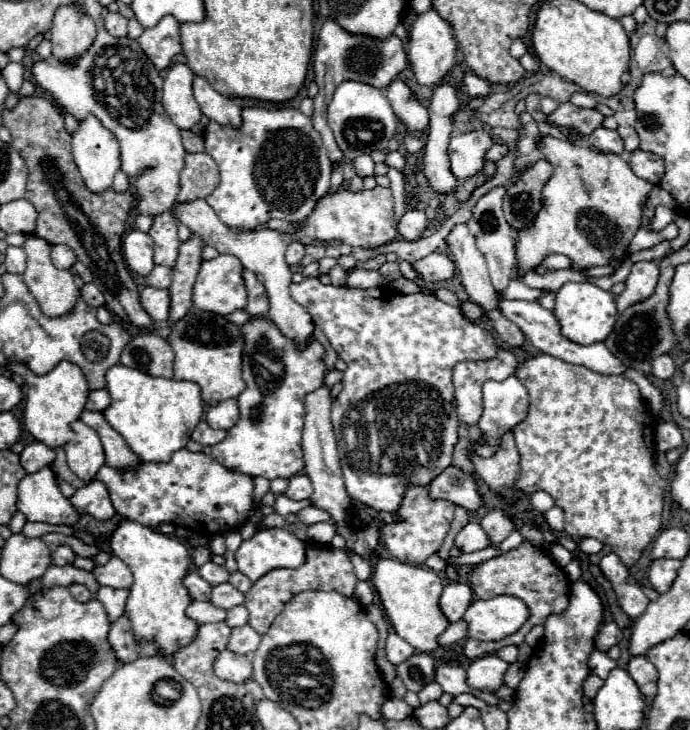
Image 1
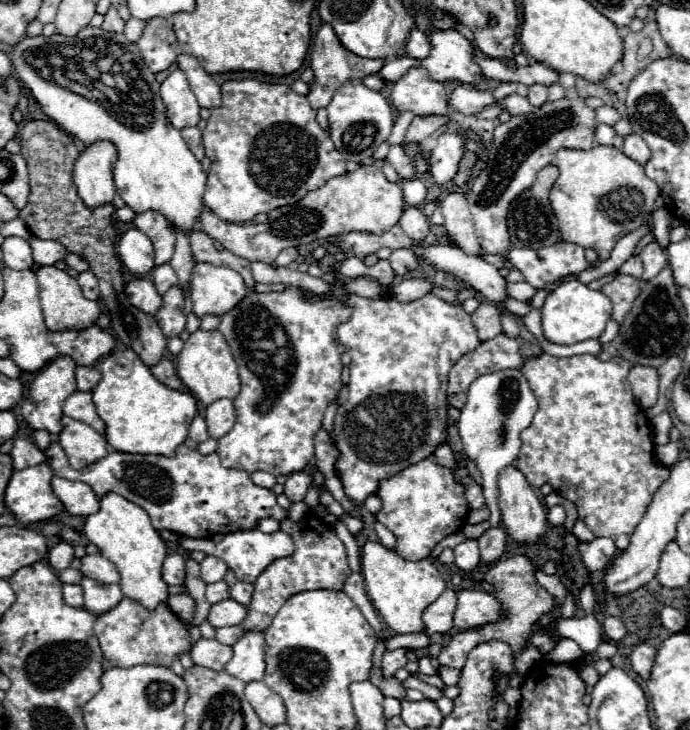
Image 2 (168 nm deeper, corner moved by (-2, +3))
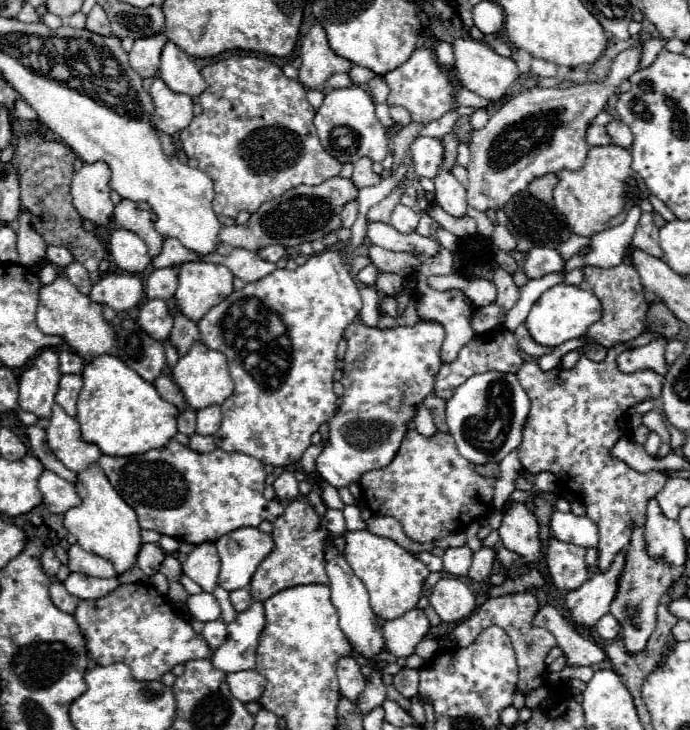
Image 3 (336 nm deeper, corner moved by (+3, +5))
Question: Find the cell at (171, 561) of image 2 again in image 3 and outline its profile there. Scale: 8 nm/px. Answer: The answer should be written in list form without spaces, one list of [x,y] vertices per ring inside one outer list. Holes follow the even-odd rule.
[[[142,544],[140,552],[138,552],[138,560],[136,560],[136,566],[146,572],[148,576],[160,572],[162,568],[162,562],[164,562],[164,552],[158,544]]]

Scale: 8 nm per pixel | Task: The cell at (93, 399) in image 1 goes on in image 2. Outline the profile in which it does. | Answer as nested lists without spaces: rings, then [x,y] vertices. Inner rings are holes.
[[[77,366],[75,368],[75,378],[77,378],[77,388],[83,392],[91,392],[95,384],[101,380],[101,374],[95,366]]]

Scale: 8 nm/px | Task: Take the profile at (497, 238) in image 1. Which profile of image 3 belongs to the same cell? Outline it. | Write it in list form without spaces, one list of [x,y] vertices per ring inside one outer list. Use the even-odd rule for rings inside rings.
[[[632,48],[632,52],[622,52],[616,56],[612,64],[612,72],[604,84],[578,84],[570,88],[530,88],[516,94],[512,100],[508,100],[498,112],[494,112],[488,120],[488,124],[482,130],[474,130],[470,138],[470,164],[468,164],[468,204],[480,212],[498,212],[506,206],[506,202],[520,190],[524,190],[534,178],[540,178],[548,172],[560,172],[560,170],[576,170],[582,166],[584,156],[588,152],[586,142],[586,130],[590,122],[600,114],[600,110],[606,106],[608,98],[614,94],[614,90],[620,86],[622,80],[630,78],[638,70],[638,58],[640,48]]]

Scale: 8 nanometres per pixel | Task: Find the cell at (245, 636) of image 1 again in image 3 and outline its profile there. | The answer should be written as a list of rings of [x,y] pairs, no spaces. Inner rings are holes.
[[[214,620],[214,622],[204,624],[202,636],[206,638],[206,642],[208,642],[212,648],[218,648],[218,646],[226,640],[226,636],[228,636],[228,632],[226,632],[226,622],[224,622],[224,620]]]

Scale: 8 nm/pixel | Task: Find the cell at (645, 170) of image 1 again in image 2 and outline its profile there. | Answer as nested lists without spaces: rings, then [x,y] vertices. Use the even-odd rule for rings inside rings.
[[[629,134],[625,136],[625,144],[623,144],[623,154],[627,154],[631,160],[645,164],[649,160],[649,146],[645,146],[643,138],[637,138],[637,134]]]

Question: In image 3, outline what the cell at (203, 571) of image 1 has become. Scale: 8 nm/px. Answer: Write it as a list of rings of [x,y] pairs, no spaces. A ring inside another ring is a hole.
[[[204,542],[194,546],[182,568],[184,574],[190,576],[196,584],[200,584],[204,592],[212,592],[214,586],[218,584],[218,574],[220,574],[220,556],[216,552],[214,542]]]

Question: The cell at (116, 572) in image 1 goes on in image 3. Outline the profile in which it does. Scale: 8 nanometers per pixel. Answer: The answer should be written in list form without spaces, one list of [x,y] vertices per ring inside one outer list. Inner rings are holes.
[[[78,544],[70,546],[68,556],[70,556],[70,564],[68,564],[70,572],[82,572],[82,574],[94,576],[94,578],[112,578],[112,576],[116,576],[116,570],[108,560],[104,560],[104,558],[92,554],[92,552],[82,550]]]

